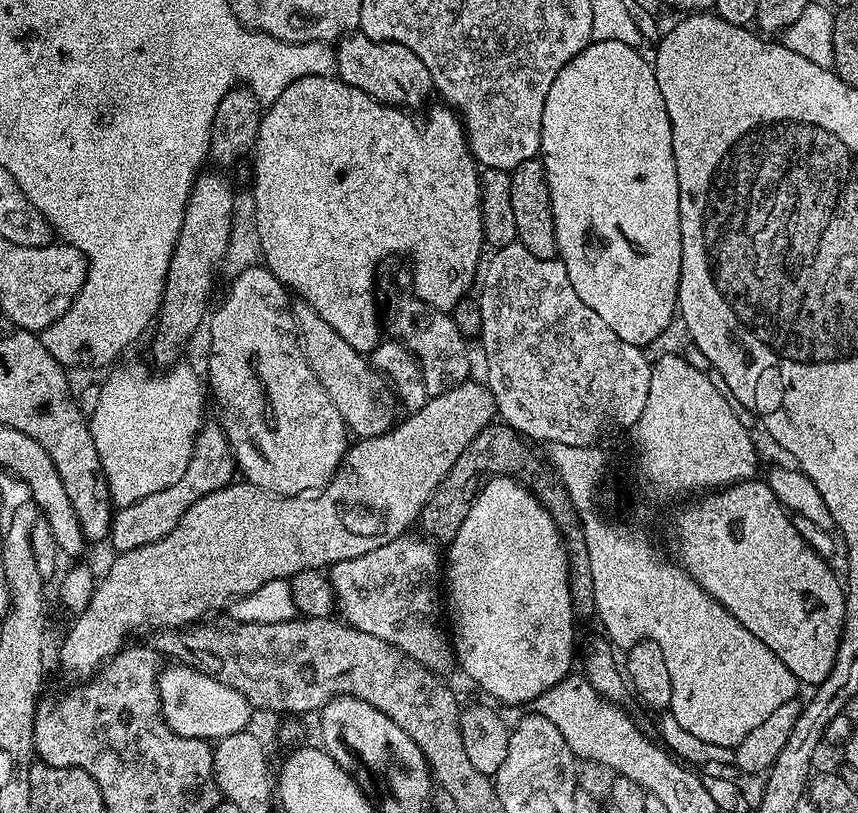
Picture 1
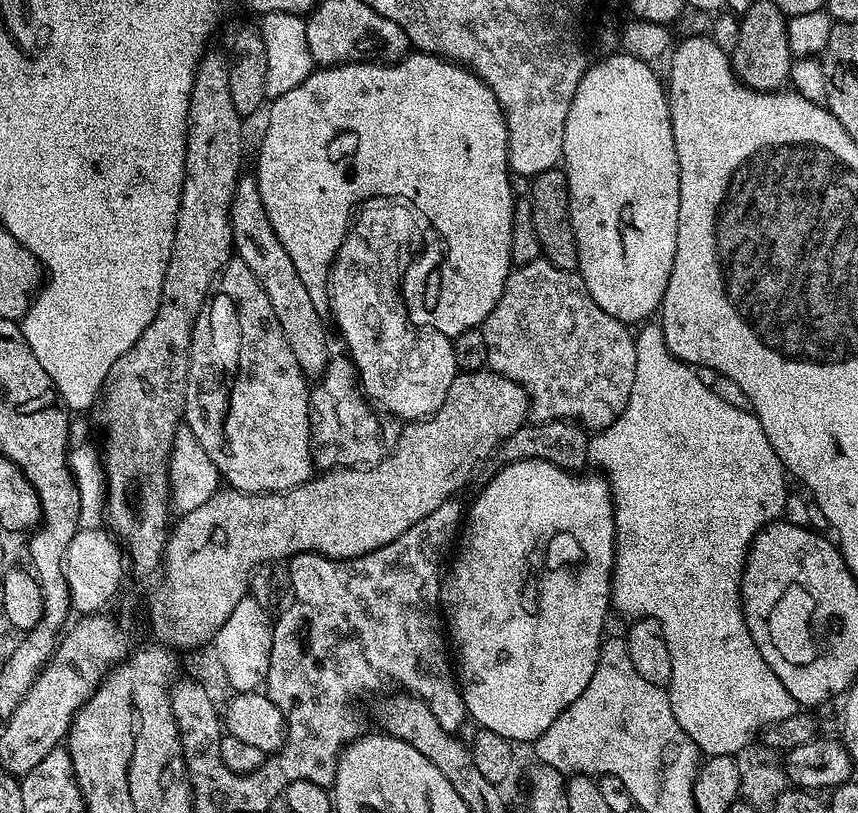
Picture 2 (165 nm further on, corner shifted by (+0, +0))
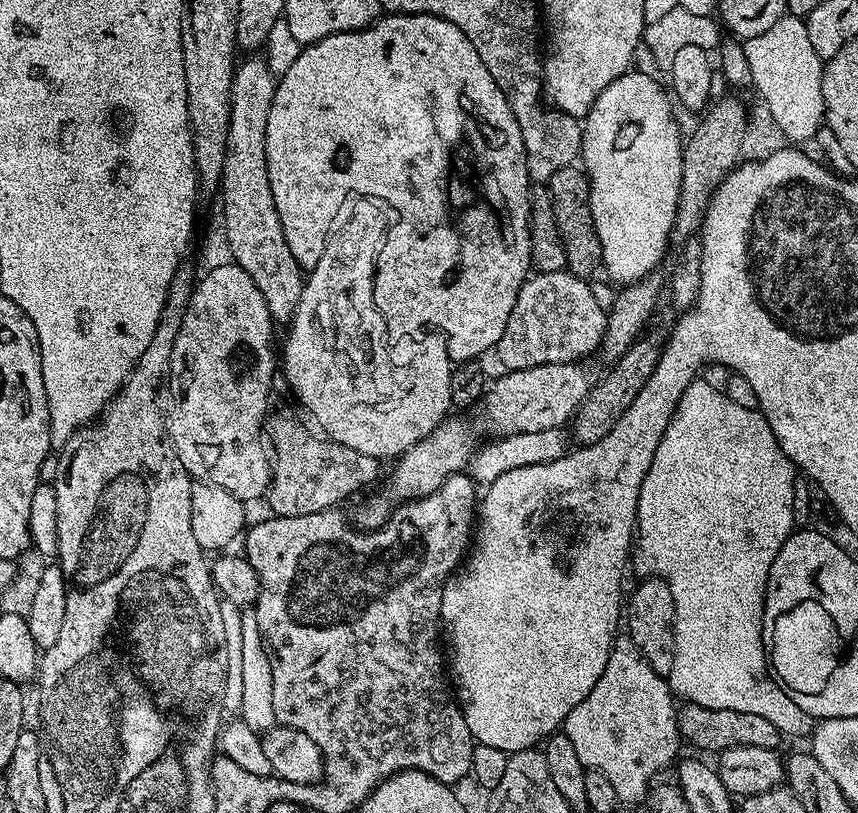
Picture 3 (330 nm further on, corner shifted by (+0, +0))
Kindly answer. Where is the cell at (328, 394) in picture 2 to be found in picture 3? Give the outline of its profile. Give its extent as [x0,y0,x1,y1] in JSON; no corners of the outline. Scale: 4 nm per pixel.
[266,412,382,516]

